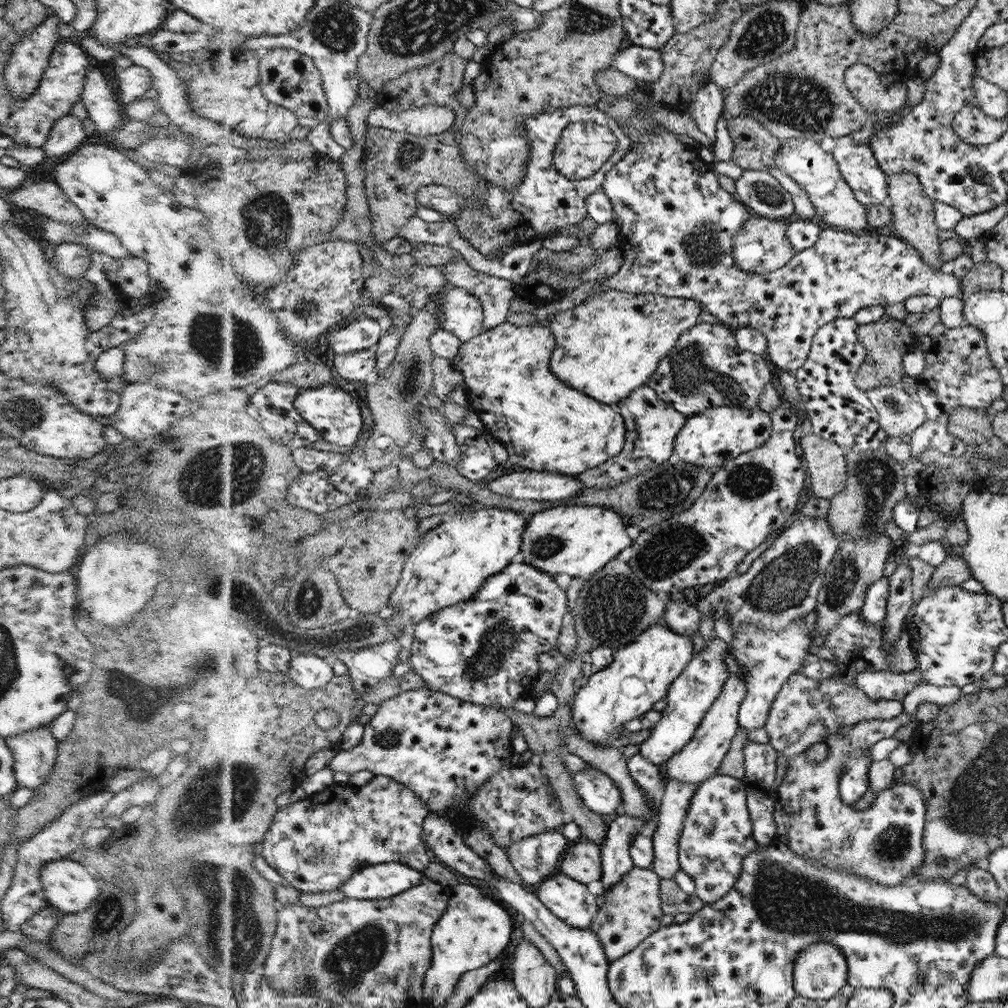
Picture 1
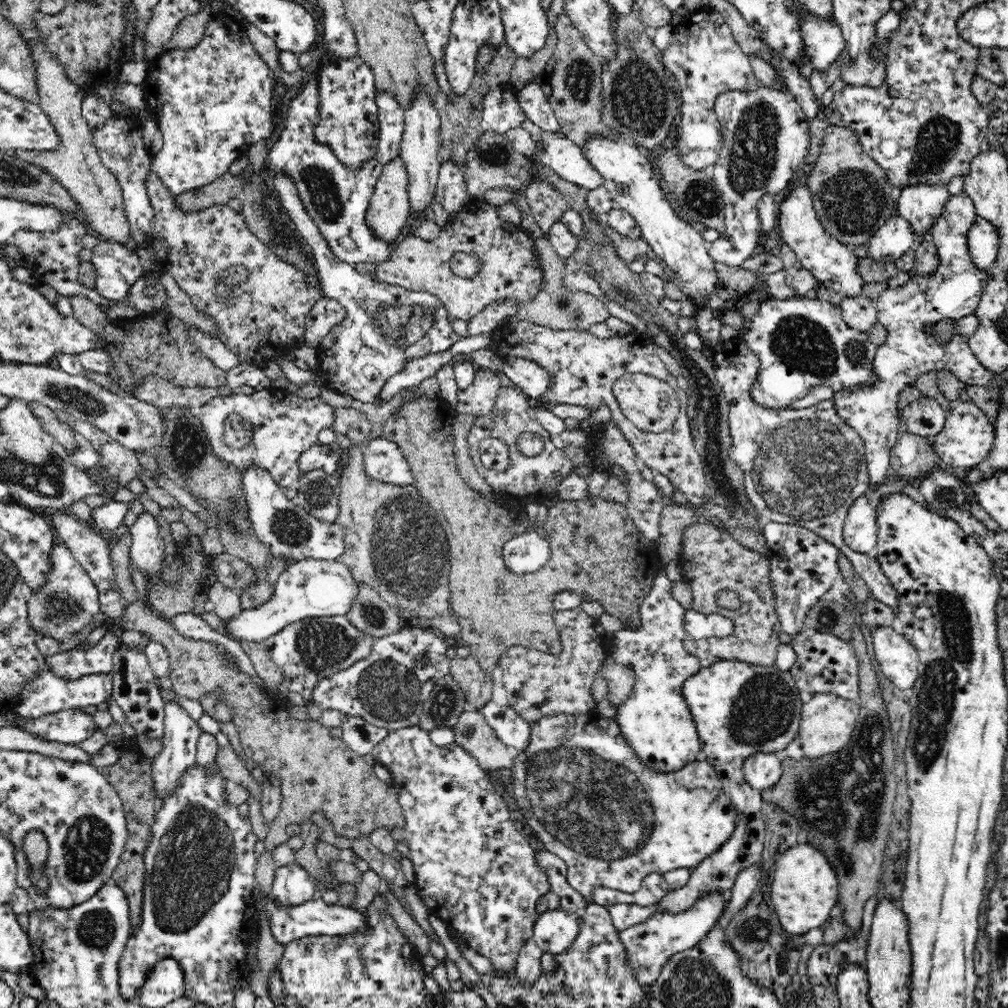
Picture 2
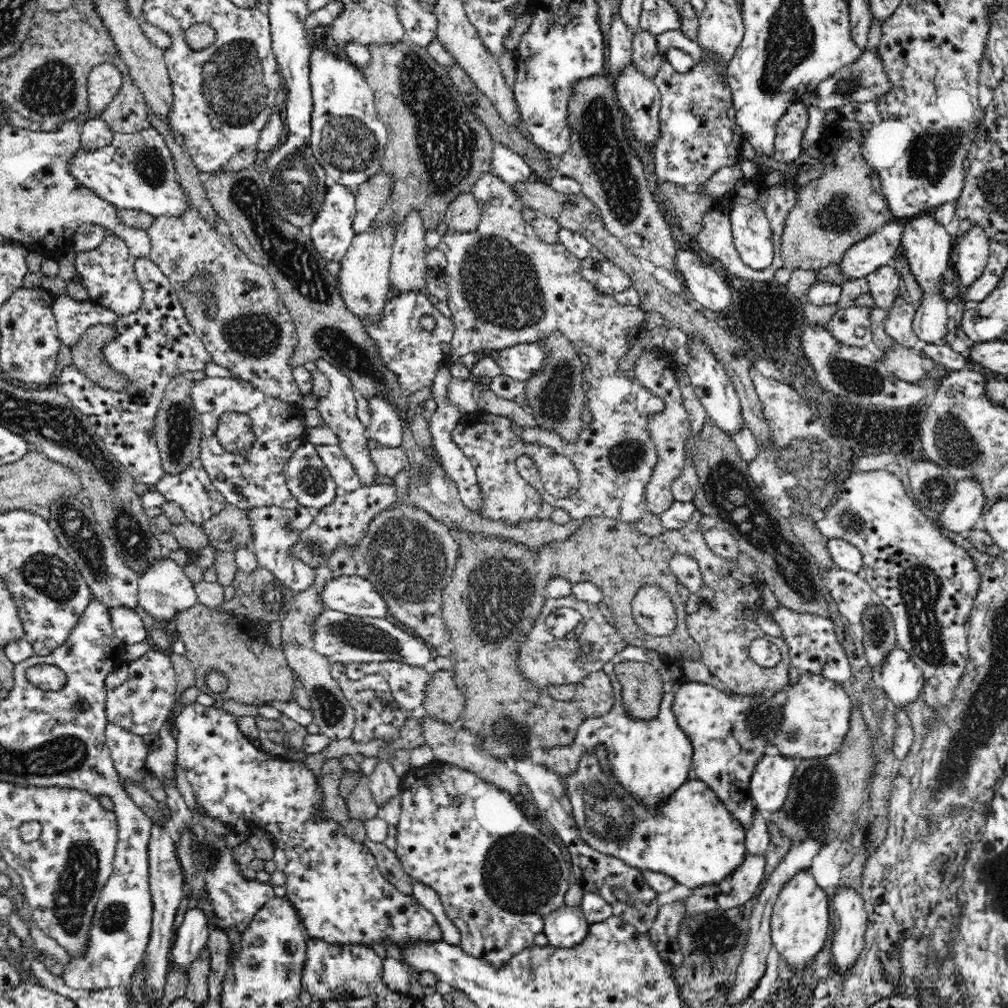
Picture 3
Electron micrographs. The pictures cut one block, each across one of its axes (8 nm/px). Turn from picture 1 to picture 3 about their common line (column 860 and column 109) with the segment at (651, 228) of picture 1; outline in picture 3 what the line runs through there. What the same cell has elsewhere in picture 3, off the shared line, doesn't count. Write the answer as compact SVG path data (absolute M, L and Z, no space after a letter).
M115 235L105 236L98 248L76 253L77 279L86 287L89 302L104 306L120 317L138 312L142 308L143 289L135 274L135 261L128 246Z

